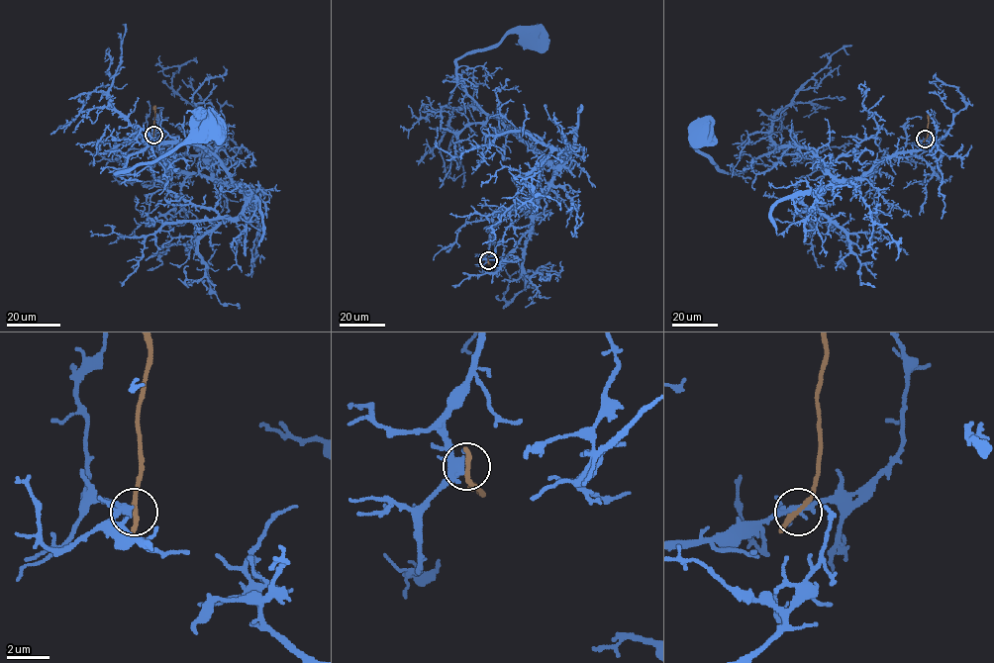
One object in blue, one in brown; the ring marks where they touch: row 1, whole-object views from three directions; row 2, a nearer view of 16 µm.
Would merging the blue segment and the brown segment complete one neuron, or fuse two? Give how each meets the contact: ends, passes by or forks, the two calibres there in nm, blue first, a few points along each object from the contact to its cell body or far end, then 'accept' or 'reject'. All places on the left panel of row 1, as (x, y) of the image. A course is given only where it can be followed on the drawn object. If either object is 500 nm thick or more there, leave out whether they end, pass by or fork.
blue forks; brown ends; calibres 300 and 280 nm; course blue (153, 134), (166, 169), (230, 182), (212, 153), (181, 143), (133, 153), (117, 174), (166, 156), (211, 124); course brown (153, 134), (154, 105); reject

